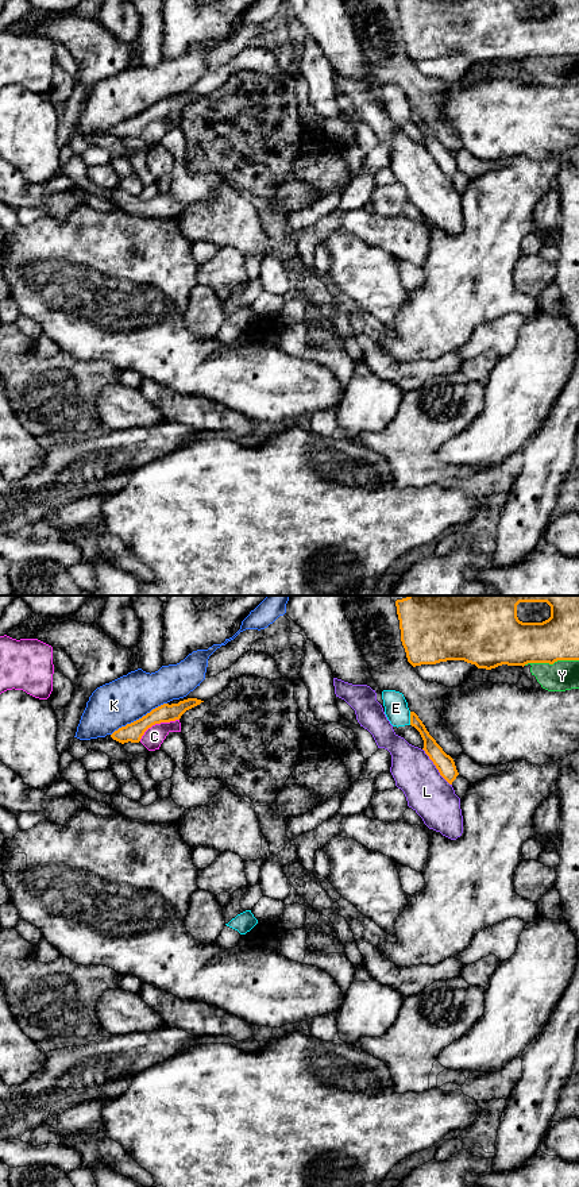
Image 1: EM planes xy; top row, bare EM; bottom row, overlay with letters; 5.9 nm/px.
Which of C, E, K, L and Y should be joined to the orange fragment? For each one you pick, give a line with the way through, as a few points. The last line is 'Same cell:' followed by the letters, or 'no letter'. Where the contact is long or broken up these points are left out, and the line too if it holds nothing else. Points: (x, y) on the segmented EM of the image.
Same cell: no letter

